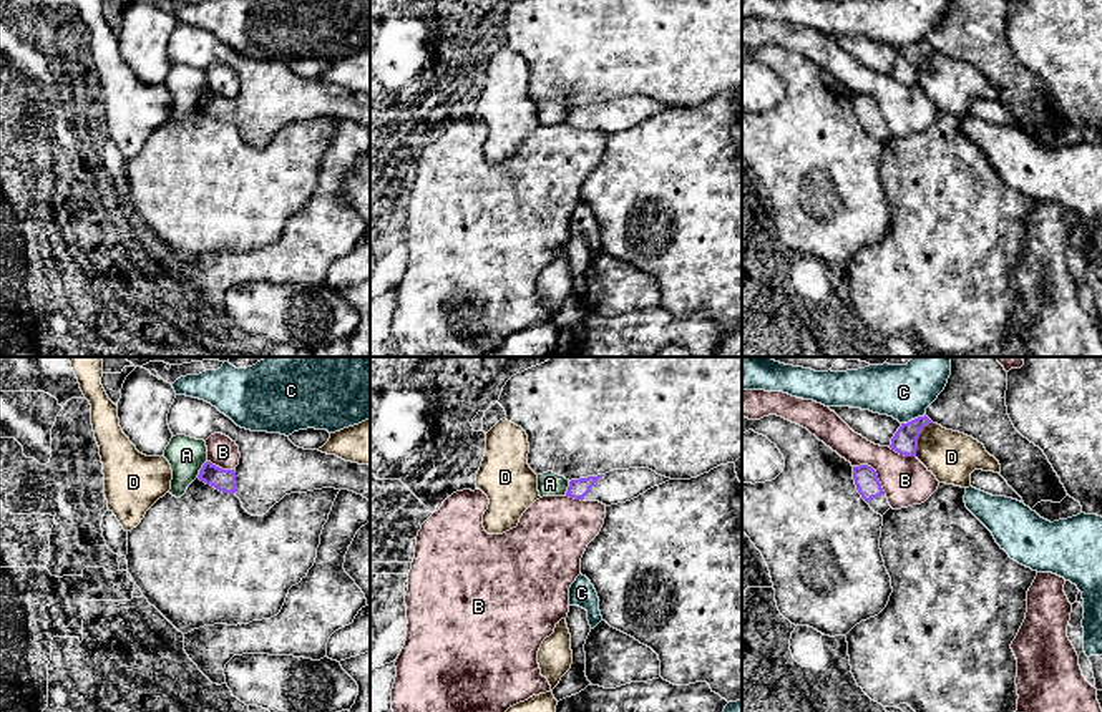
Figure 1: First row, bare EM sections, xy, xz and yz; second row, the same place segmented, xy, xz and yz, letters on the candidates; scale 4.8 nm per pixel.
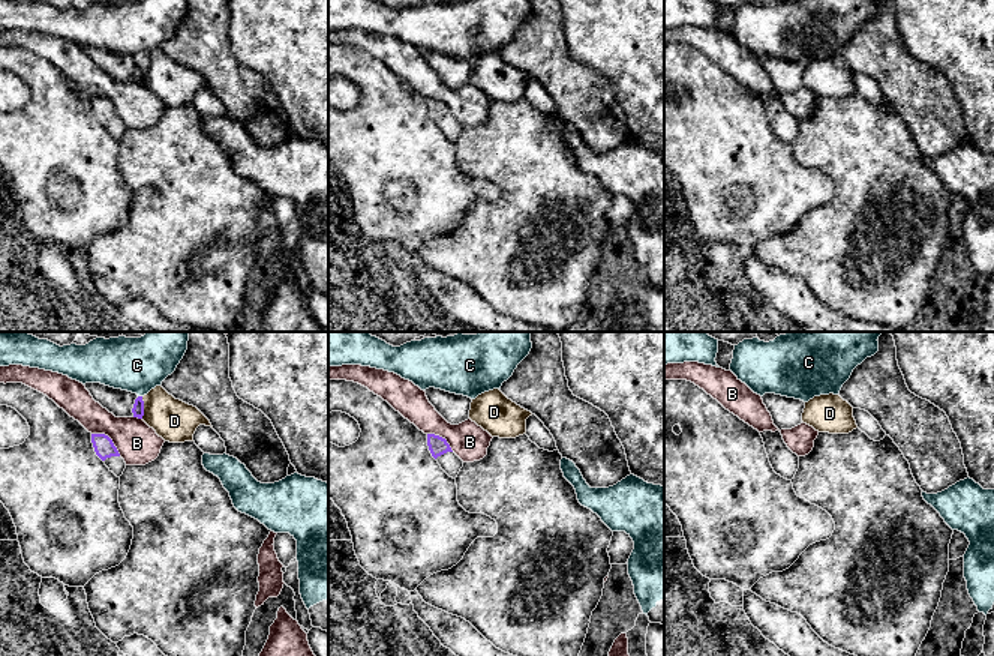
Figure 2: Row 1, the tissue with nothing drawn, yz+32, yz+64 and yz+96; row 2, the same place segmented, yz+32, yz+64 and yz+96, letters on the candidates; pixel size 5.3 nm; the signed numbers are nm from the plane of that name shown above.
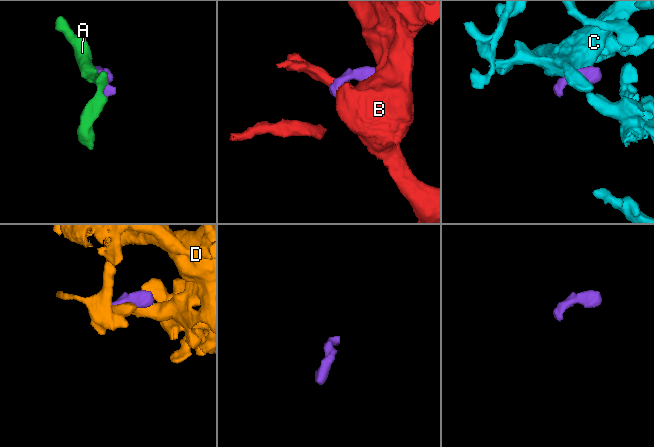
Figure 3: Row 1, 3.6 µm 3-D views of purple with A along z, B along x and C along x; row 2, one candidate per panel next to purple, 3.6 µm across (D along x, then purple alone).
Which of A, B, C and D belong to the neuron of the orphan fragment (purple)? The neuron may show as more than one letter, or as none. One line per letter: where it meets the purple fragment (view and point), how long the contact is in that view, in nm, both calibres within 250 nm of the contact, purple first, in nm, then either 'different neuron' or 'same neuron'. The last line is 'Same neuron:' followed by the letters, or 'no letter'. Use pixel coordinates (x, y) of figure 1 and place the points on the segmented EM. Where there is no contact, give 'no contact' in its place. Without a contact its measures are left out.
A: xy (201, 468) | 100 nm | 110/180 nm | different neuron
B: yz (875, 472) | 220 nm | 120/240 nm | different neuron
C: yz (915, 419) | 130 nm | 130/260 nm | different neuron
D: yz (918, 437) | 190 nm | 130/240 nm | different neuron
Same neuron: no letter

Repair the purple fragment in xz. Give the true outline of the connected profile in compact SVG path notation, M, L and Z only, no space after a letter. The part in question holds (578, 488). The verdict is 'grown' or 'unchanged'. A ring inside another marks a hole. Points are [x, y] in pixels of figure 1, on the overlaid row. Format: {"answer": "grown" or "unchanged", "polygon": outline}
{"answer": "grown", "polygon": "M649 468L614 470L606 475L571 480L566 496L611 506L631 501L669 480Z"}

